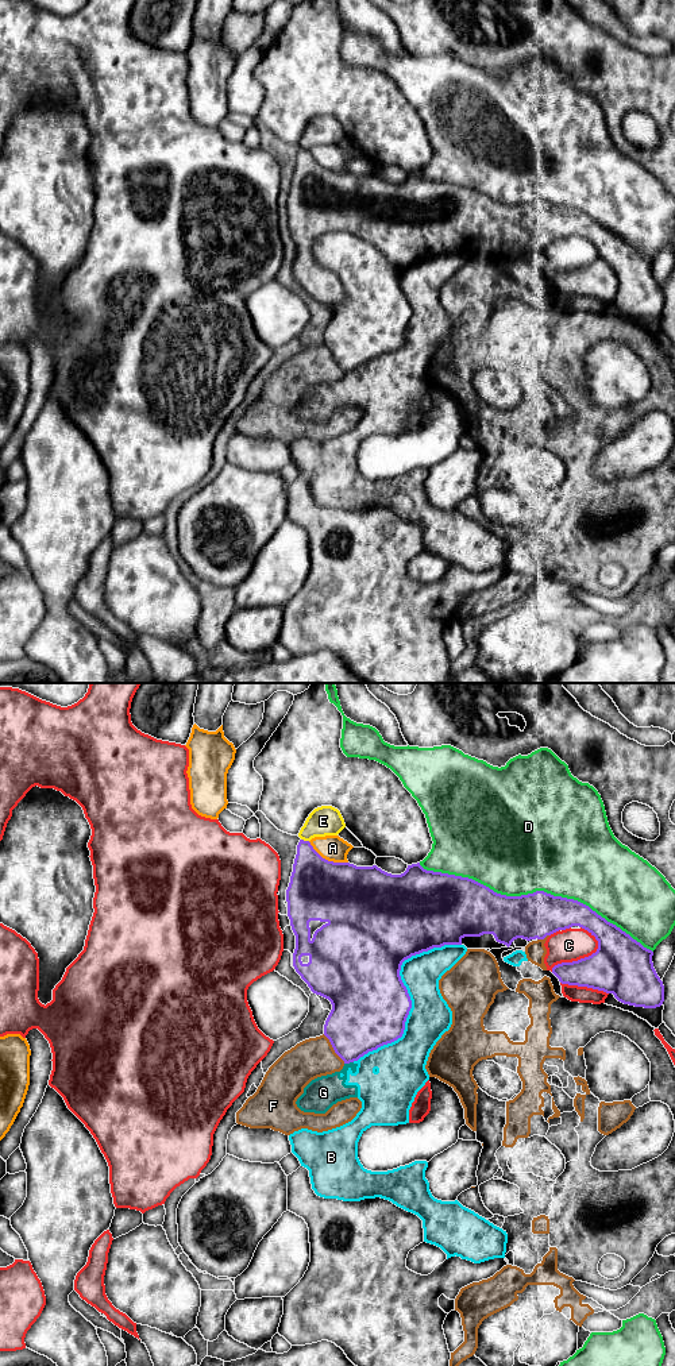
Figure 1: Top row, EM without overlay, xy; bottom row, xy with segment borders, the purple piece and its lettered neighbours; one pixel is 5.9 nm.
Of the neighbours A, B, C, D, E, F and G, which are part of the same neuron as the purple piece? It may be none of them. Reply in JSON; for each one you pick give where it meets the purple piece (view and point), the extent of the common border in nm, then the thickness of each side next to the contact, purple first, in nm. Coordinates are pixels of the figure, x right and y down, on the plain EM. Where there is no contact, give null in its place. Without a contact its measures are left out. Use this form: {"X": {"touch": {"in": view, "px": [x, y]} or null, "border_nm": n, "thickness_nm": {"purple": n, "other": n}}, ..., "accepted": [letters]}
{"accepted": []}

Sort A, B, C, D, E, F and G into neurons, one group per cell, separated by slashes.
A / B G / C / D / E / F

